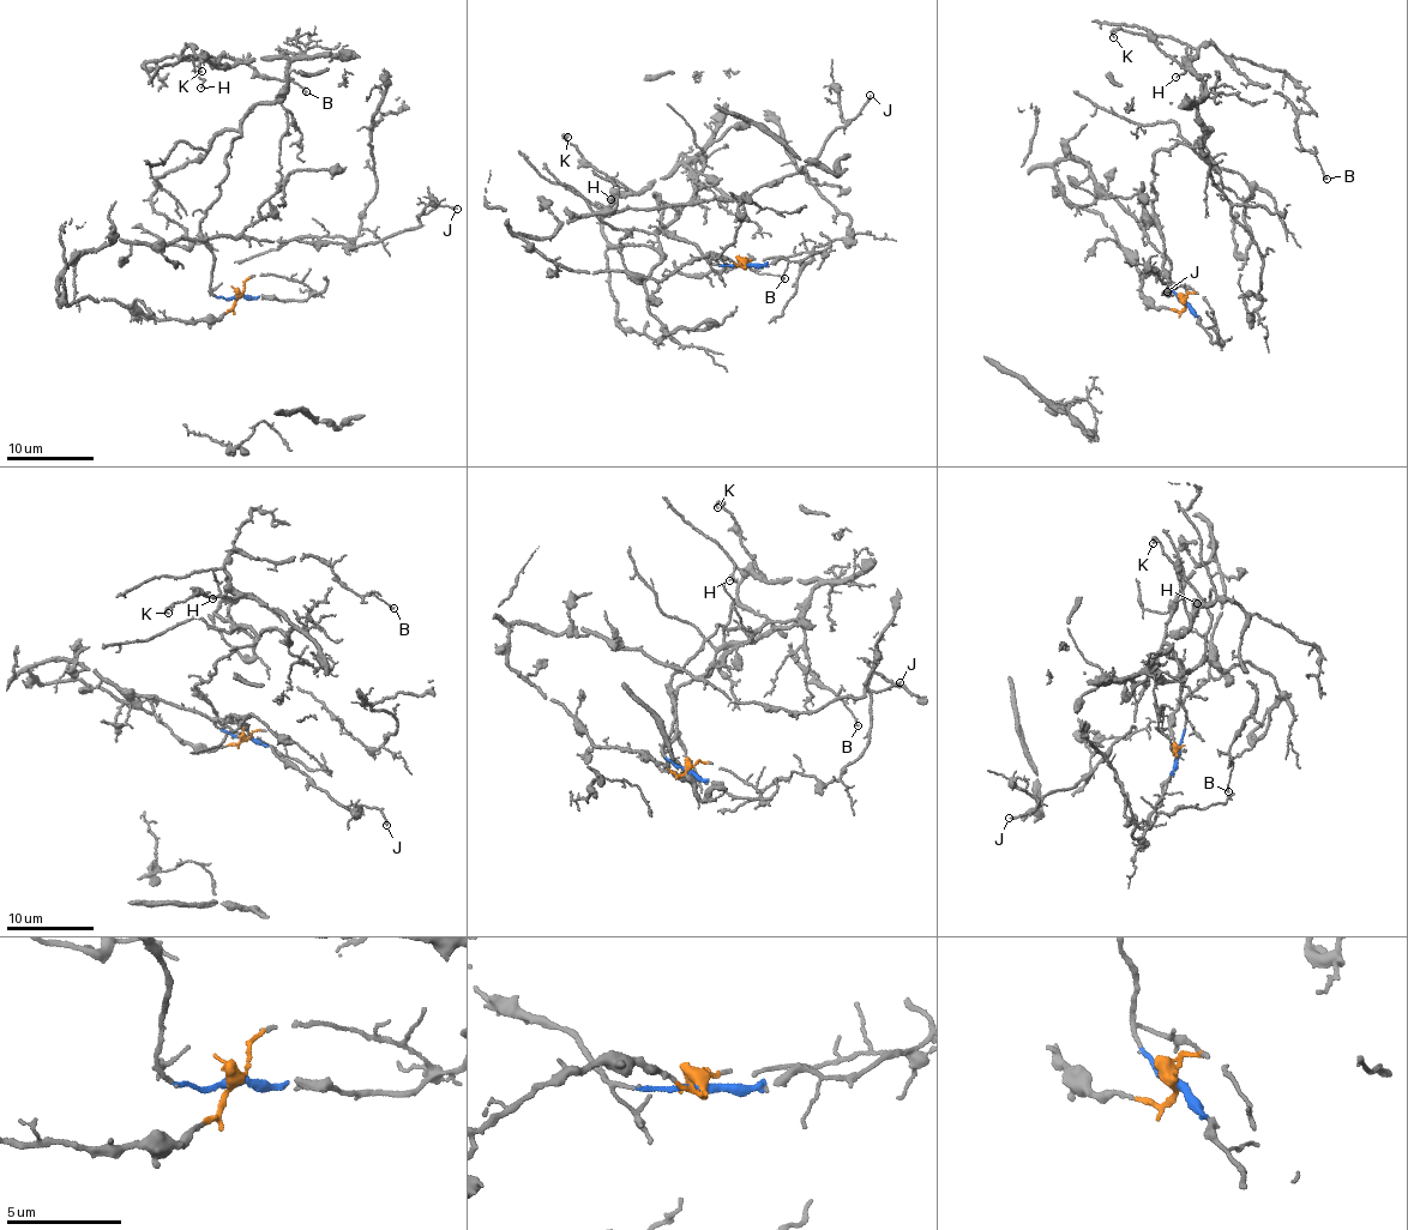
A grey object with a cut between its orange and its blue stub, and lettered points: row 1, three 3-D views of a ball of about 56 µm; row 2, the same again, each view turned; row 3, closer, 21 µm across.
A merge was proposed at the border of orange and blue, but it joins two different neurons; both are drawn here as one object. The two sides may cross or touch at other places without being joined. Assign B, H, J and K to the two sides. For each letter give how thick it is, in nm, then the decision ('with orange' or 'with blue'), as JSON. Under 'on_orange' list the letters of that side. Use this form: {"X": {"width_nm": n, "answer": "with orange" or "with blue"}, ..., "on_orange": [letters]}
{"B": {"width_nm": 130, "answer": "with blue"}, "H": {"width_nm": 110, "answer": "with blue"}, "J": {"width_nm": 170, "answer": "with orange"}, "K": {"width_nm": 130, "answer": "with blue"}, "on_orange": ["J"]}

